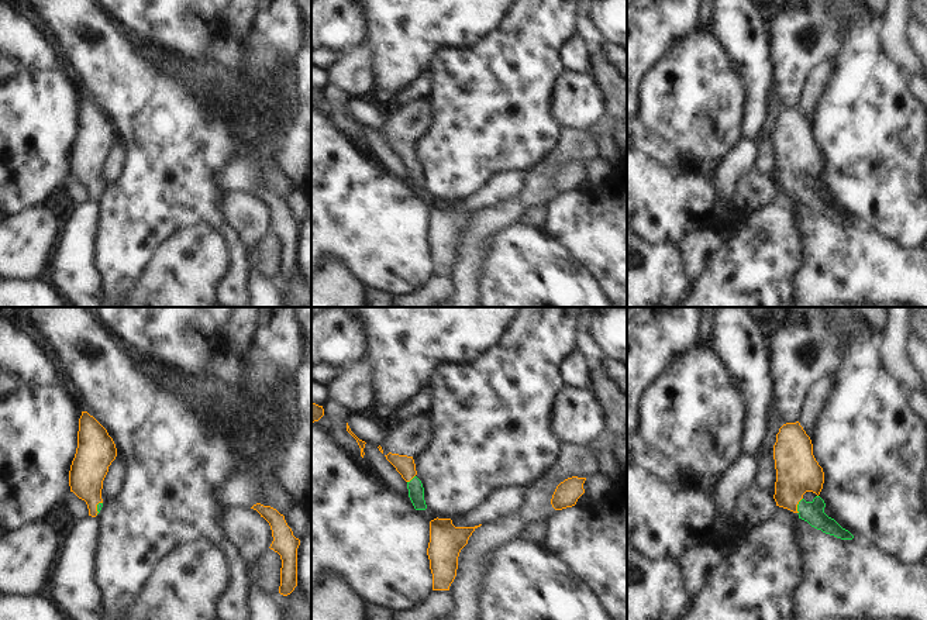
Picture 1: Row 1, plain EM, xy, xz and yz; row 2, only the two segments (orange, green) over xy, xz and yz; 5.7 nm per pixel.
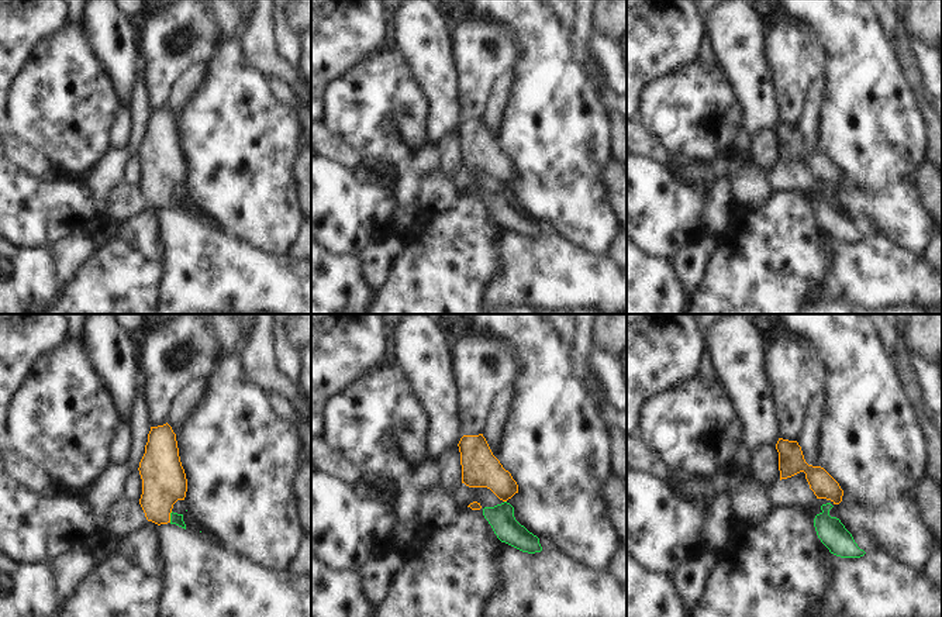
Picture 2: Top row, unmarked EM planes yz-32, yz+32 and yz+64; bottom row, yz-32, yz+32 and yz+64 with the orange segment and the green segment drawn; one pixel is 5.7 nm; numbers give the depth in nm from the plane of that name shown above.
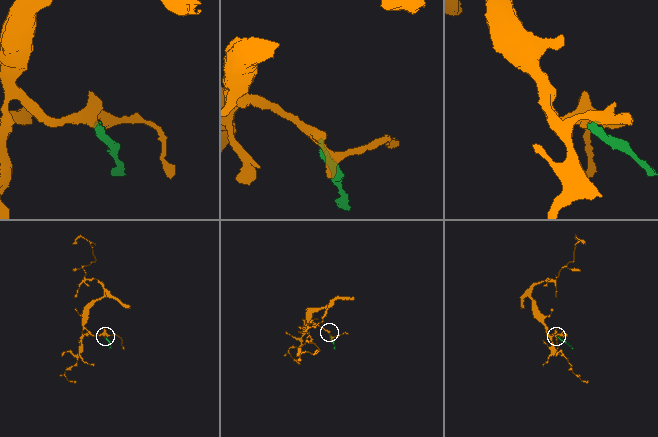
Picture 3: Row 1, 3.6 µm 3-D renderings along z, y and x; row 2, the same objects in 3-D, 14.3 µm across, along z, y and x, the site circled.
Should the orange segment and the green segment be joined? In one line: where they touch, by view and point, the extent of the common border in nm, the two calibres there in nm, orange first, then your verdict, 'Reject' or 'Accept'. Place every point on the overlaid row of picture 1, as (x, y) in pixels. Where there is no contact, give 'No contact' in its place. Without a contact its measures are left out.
Touches orange at yz (796, 506). Shared border 100 nm. Thickness 240 nm (orange) against 130 nm. Accept.

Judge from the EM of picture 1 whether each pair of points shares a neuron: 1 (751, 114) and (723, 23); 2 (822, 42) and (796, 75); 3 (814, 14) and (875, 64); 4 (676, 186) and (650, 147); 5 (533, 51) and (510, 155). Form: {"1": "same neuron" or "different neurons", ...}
{"1": "same neuron", "2": "same neuron", "3": "different neurons", "4": "different neurons", "5": "same neuron"}

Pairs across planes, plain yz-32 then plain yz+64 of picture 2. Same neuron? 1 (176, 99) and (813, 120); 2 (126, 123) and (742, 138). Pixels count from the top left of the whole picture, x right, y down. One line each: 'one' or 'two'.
1: one
2: two

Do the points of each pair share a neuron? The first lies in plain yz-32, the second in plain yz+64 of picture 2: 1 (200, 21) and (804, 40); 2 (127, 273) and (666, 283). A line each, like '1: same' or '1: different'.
1: same
2: different

